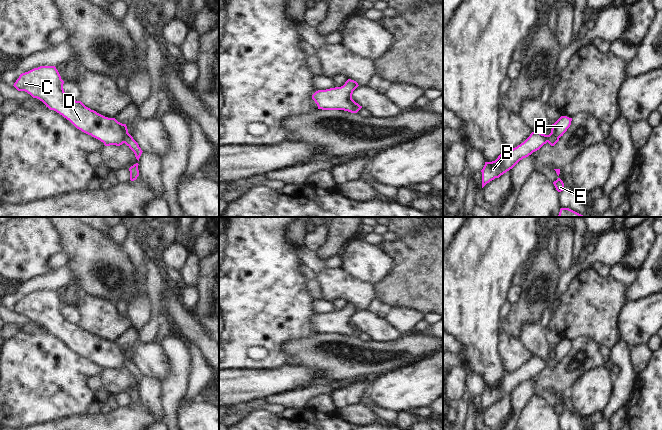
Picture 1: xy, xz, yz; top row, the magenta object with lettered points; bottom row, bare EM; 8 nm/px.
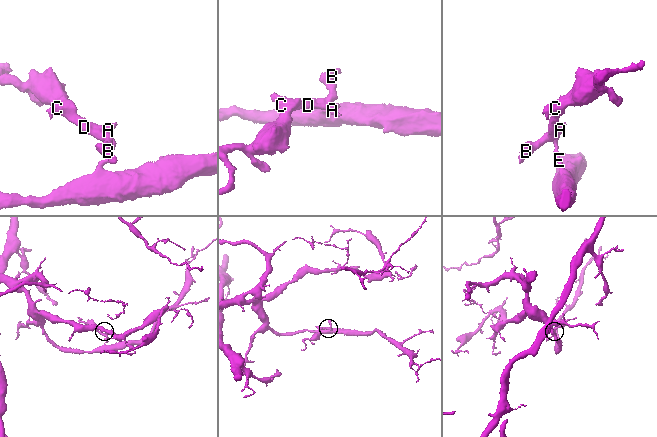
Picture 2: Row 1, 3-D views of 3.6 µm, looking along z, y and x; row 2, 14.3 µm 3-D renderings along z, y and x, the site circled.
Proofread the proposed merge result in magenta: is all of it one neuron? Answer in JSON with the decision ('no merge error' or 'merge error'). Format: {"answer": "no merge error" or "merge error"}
{"answer": "merge error"}

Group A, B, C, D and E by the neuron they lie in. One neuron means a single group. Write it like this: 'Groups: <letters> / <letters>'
Groups: A B C D / E.

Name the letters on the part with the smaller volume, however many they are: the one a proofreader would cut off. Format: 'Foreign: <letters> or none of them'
Foreign: A, B, C, D

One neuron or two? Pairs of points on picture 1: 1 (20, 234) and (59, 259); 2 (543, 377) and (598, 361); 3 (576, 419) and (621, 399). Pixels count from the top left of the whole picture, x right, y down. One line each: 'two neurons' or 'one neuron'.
1: two neurons
2: one neuron
3: two neurons

